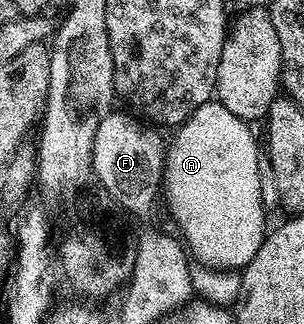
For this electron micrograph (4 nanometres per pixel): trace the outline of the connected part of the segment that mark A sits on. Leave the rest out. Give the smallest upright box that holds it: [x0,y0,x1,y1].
[161,100,265,271]

